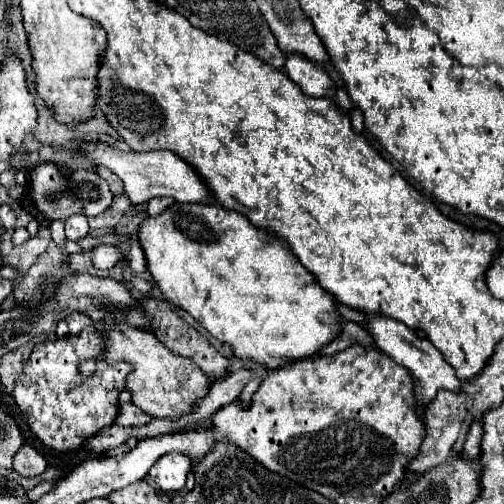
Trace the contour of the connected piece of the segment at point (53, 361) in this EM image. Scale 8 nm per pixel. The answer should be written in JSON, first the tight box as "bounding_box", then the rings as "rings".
{"bounding_box":[15,332,131,452],"rings":[[[83,332],[79,336],[67,336],[55,342],[39,342],[31,356],[23,362],[23,374],[15,382],[15,402],[23,416],[29,420],[29,428],[41,440],[41,444],[49,450],[57,452],[75,452],[87,438],[91,438],[97,430],[111,426],[117,418],[119,410],[119,392],[125,388],[125,376],[131,372],[129,364],[107,366],[97,362],[97,370],[93,376],[85,378],[79,372],[79,364],[83,362]]]}

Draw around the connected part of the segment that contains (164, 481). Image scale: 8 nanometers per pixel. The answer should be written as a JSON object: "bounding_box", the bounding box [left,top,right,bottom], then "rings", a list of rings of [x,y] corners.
{"bounding_box":[149,452,191,492],"rings":[[[171,452],[159,458],[159,462],[155,462],[155,466],[149,470],[149,476],[159,484],[163,492],[177,492],[185,486],[189,468],[191,462],[187,456],[179,452]]]}

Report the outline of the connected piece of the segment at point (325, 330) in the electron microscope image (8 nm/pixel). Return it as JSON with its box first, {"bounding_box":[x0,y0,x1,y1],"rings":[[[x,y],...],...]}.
{"bounding_box":[137,204,339,368],"rings":[[[171,204],[159,216],[147,216],[137,228],[137,240],[147,258],[147,270],[163,296],[189,312],[211,336],[231,344],[233,354],[251,358],[267,368],[289,360],[313,356],[339,334],[339,316],[333,296],[321,288],[315,276],[265,230],[255,228],[243,214],[219,204]]]}

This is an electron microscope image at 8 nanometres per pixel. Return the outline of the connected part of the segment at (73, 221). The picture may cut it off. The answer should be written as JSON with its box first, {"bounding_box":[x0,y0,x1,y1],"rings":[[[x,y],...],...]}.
{"bounding_box":[65,214,89,242],"rings":[[[73,214],[71,218],[65,220],[65,236],[67,236],[69,240],[75,242],[75,240],[87,236],[87,232],[89,232],[87,216],[83,216],[83,214]]]}

